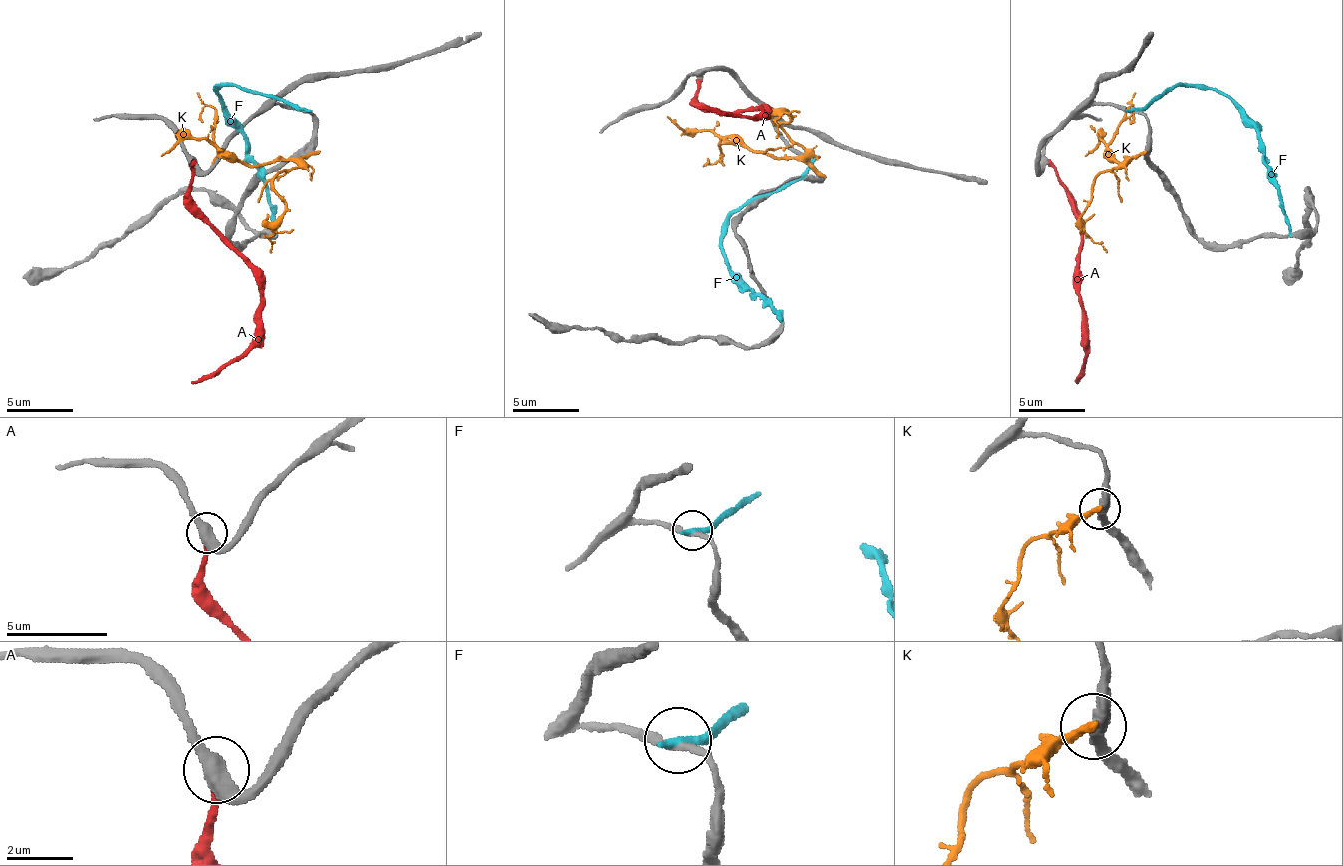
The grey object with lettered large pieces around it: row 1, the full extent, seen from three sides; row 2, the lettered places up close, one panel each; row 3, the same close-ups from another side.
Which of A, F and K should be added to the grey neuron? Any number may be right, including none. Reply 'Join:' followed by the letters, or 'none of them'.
Join: A

